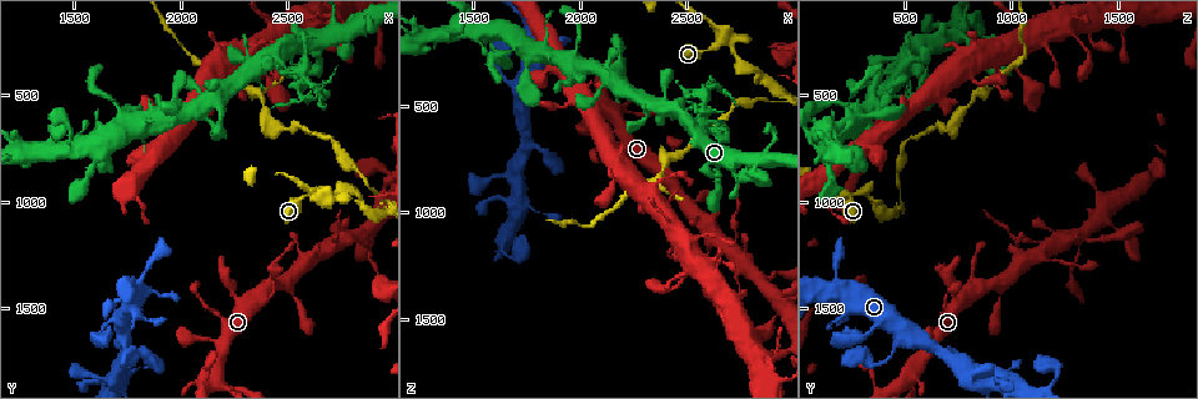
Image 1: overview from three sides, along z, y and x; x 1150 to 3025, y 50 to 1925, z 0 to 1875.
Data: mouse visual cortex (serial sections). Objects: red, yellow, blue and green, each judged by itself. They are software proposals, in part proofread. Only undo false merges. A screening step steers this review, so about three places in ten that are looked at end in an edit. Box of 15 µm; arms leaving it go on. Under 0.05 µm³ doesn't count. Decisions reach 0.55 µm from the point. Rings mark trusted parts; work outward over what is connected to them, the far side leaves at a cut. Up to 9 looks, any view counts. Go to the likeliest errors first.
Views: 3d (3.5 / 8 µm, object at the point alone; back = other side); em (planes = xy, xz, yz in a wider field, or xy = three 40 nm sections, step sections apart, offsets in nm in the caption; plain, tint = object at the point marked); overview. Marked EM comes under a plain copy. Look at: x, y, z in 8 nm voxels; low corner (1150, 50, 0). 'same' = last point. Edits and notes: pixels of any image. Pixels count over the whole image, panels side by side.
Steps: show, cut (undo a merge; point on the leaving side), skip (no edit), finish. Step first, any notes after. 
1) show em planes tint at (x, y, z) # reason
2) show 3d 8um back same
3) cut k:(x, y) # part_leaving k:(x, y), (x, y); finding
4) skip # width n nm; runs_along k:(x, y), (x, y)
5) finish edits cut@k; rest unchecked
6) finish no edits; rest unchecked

show 3d 3.5um at (2670, 980, 190) # two arms in line, one across

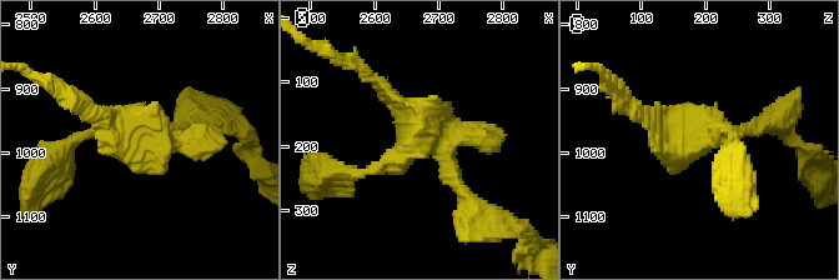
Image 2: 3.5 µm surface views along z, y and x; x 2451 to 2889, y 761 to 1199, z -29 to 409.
show em xy step 5 tint at (2680, 975, 190)

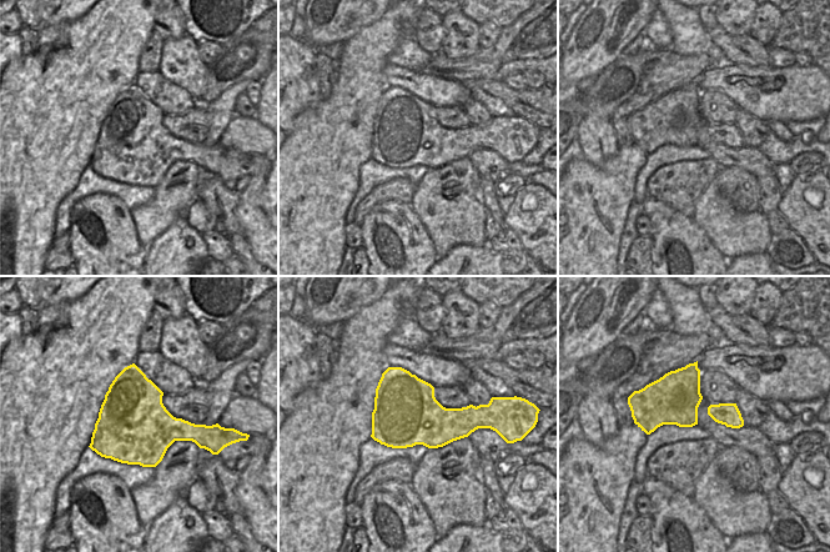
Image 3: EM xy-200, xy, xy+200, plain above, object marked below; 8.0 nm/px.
skip # runs_along 2:(355, 173), (423, 138), (470, 199); continuous, no second cell

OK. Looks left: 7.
show 3d 3.5um at (2930, 1050, 450) # sudden change in width

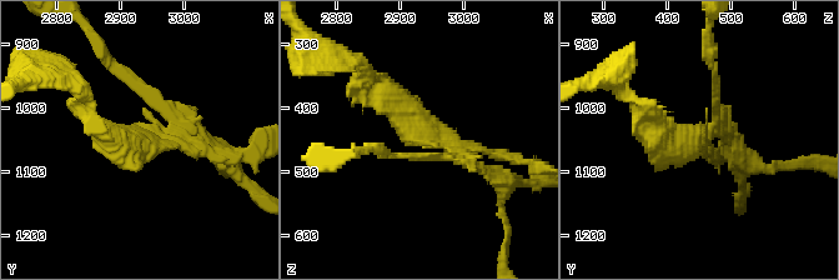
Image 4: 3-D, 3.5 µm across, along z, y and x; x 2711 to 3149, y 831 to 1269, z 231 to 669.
show em planes tint at (2940, 1055, 440) # arm_widths 150, 300 nm

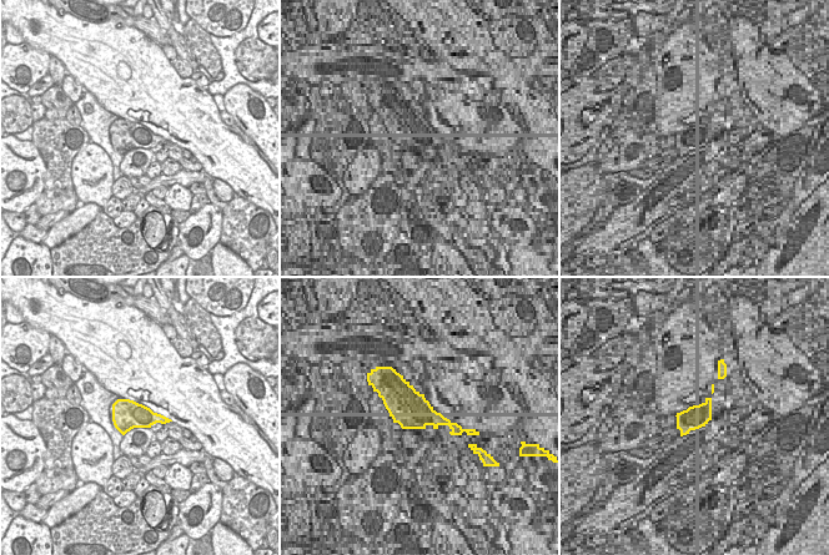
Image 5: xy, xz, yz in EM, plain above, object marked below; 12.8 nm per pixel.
cut 4:(505, 180) # part_leaving 4:(457, 158), (396, 158), (372, 148); two cells meet here

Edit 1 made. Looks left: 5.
show overview # redraw

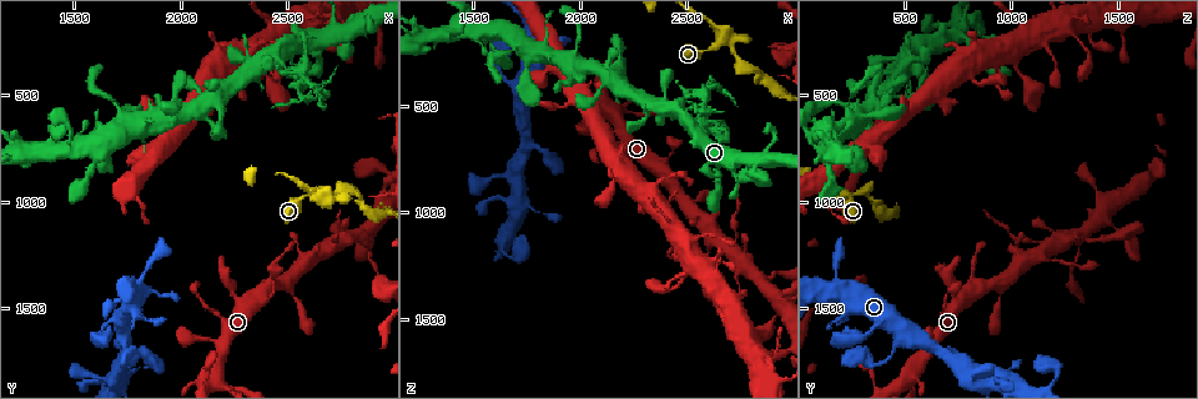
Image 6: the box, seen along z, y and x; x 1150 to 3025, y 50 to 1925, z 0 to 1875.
show 3d 3.5um at (2120, 530, 330) # abrupt turn

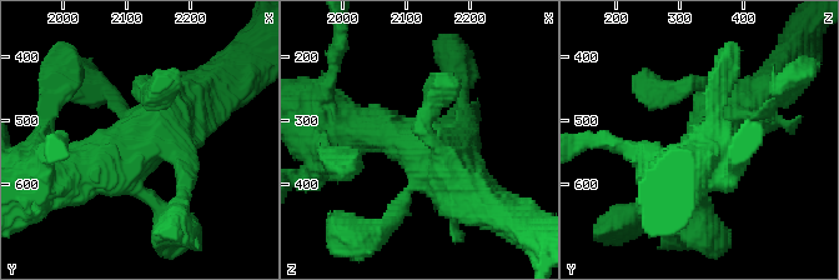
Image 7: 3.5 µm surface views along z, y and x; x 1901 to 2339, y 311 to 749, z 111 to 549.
show em xy step 5 tint at (2110, 545, 340)

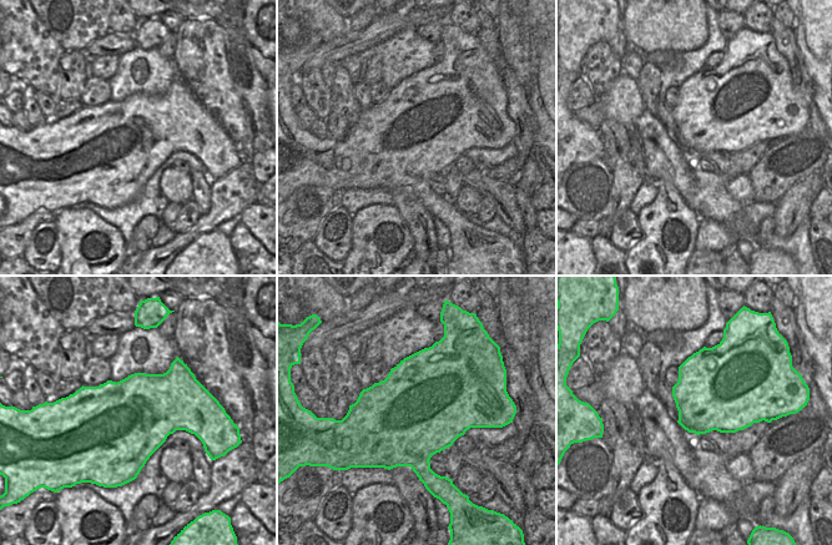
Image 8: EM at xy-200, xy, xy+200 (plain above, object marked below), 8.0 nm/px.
show em xy step 2 tint same # cut it another way

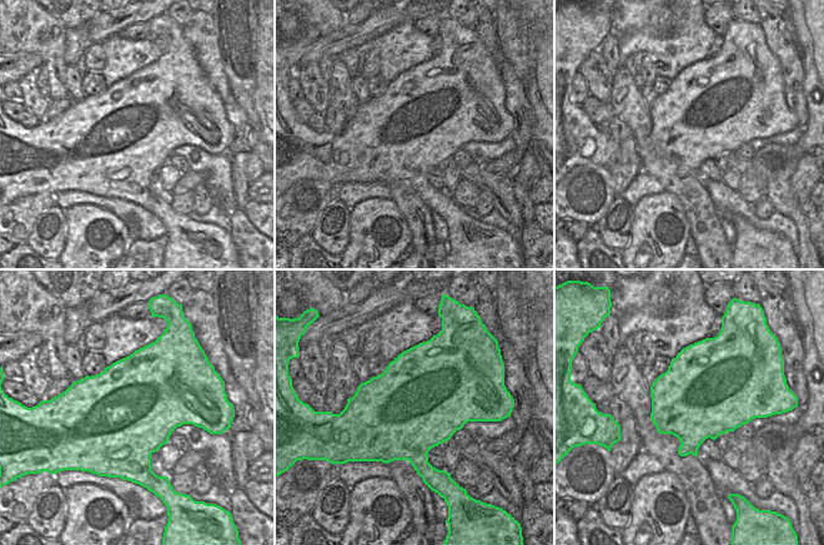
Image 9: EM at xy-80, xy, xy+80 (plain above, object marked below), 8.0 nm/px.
skip # all the same cell

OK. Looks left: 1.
finish edits cut@4; rest unchecked

